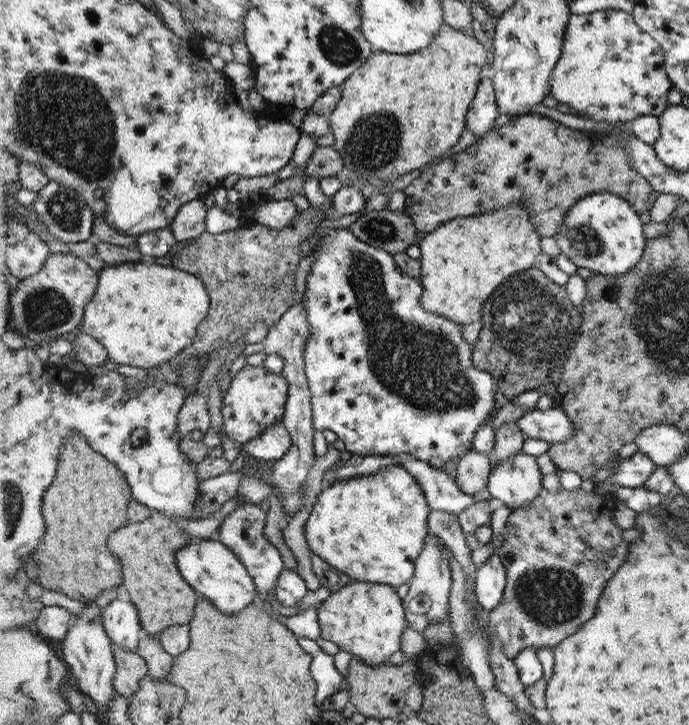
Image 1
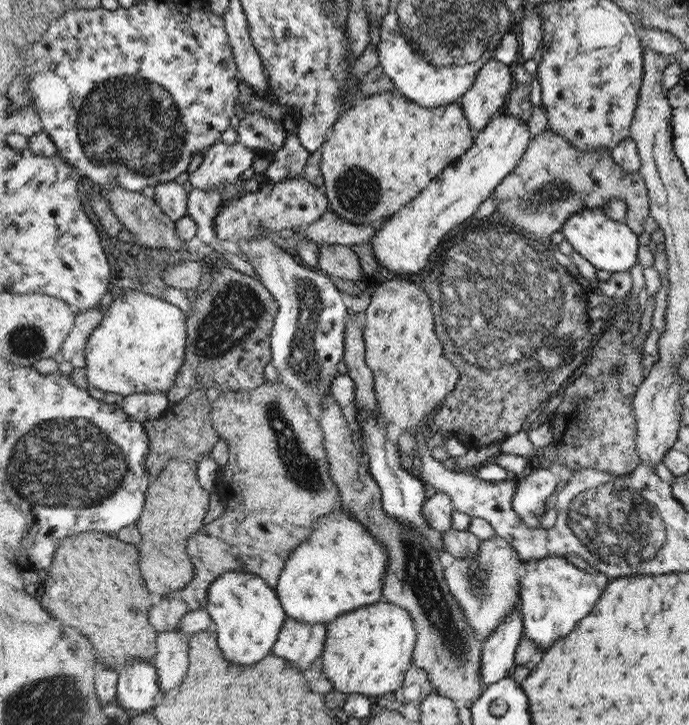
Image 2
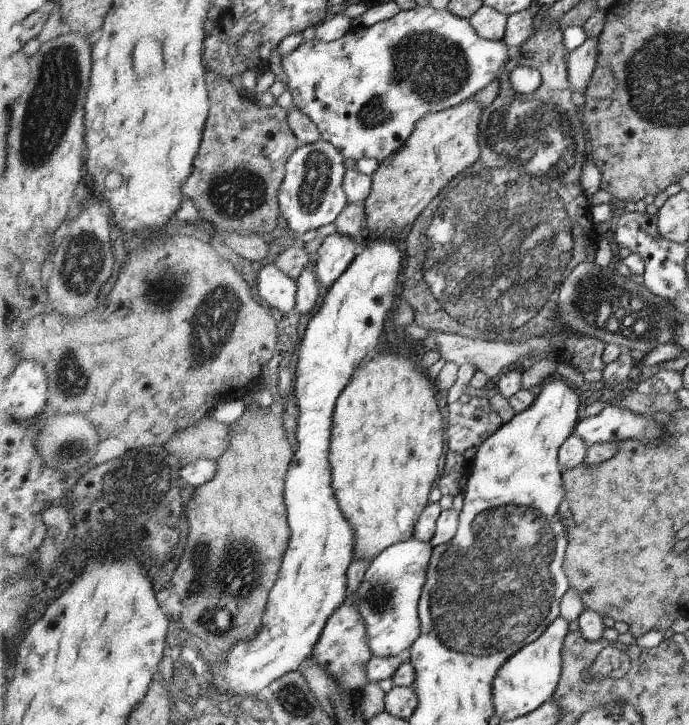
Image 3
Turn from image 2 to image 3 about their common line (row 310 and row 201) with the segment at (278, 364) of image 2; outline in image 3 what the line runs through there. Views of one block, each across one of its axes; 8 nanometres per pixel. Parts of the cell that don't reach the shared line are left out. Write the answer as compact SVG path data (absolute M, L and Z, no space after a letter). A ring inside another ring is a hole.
M323 139L300 145L289 158L284 182L280 188L279 204L282 216L288 224L288 232L300 238L305 232L335 222L346 206L345 190L342 190L344 164L340 151Z

